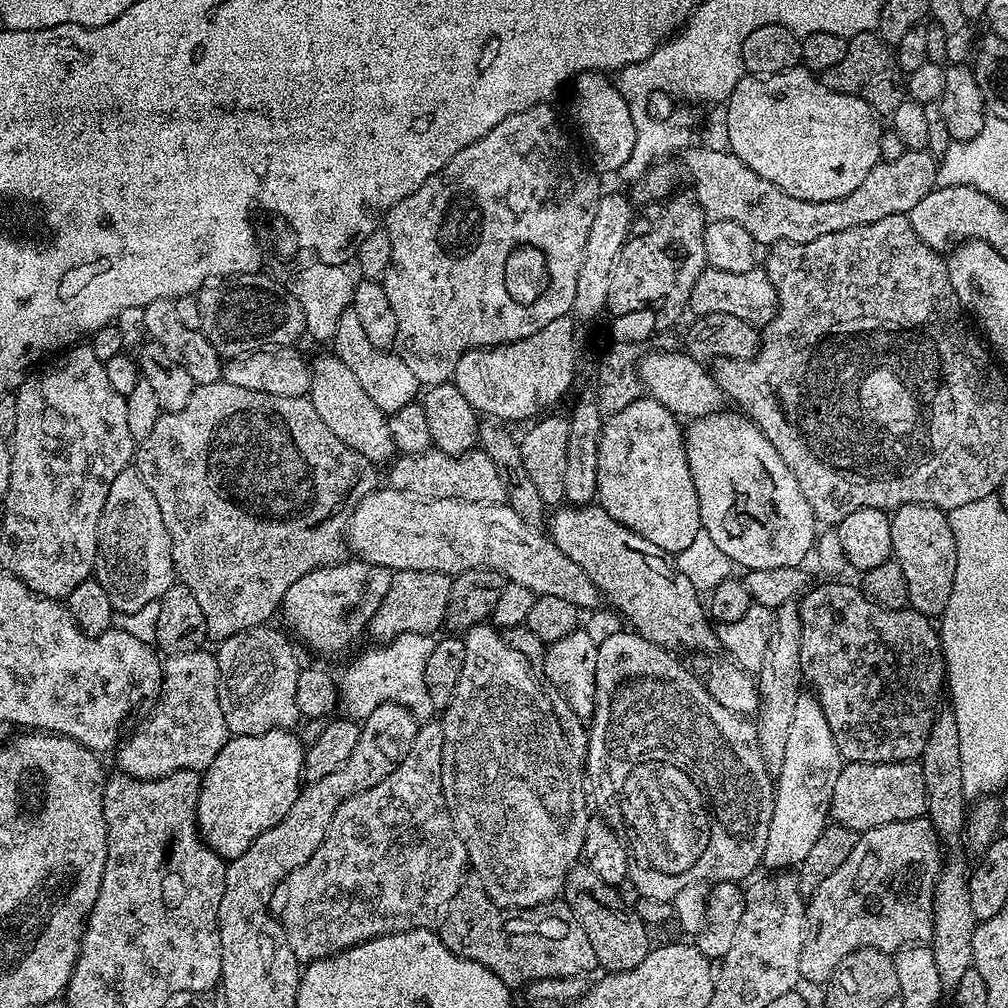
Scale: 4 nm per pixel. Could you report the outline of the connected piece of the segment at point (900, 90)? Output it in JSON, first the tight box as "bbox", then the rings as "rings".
{"bbox":[819,32,906,118],"rings":[[[863,32],[851,37],[846,46],[846,54],[842,54],[842,62],[819,73],[819,77],[830,90],[862,98],[862,102],[866,102],[872,107],[873,112],[884,118],[891,117],[892,112],[898,110],[898,106],[902,106],[902,102],[906,99],[906,74],[898,66],[895,51],[885,44],[876,32]]]}

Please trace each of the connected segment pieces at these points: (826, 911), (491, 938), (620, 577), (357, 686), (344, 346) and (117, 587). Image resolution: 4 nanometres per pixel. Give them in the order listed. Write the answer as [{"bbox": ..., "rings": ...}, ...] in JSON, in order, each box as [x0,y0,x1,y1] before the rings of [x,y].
[{"bbox":[800,816,942,986],"rings":[[[919,816],[913,820],[903,820],[902,822],[890,822],[886,826],[878,826],[869,832],[861,832],[854,850],[850,850],[850,858],[846,858],[846,862],[842,862],[842,866],[838,866],[838,870],[834,870],[834,874],[830,874],[830,878],[826,878],[826,882],[822,882],[822,886],[818,886],[810,893],[810,899],[806,904],[805,926],[807,931],[804,933],[804,945],[801,950],[800,980],[804,982],[809,980],[812,984],[820,984],[819,986],[827,985],[838,966],[838,962],[842,962],[842,958],[854,954],[860,948],[876,948],[880,952],[895,954],[902,948],[931,941],[932,931],[934,930],[934,890],[936,889],[936,879],[940,877],[942,867],[940,848],[942,849],[940,835],[936,833],[936,828],[932,825],[931,820],[924,816]]]},{"bbox":[438,882,597,986],"rings":[[[465,882],[443,913],[438,935],[454,954],[486,966],[486,970],[509,986],[527,986],[534,980],[570,978],[597,971],[594,946],[586,938],[586,930],[582,930],[567,904],[560,902],[555,908],[552,904],[539,904],[537,908],[500,908],[486,894],[483,884]]]},{"bbox":[546,503,718,652],"rings":[[[595,503],[583,506],[560,506],[551,513],[546,524],[547,535],[552,537],[552,541],[566,554],[566,558],[578,562],[582,570],[594,582],[596,589],[612,602],[611,607],[625,621],[628,620],[633,629],[648,640],[654,641],[661,646],[673,646],[681,644],[684,648],[693,648],[696,652],[717,651],[718,641],[716,639],[716,629],[710,619],[705,601],[701,593],[696,591],[695,586],[682,574],[682,570],[676,567],[675,563],[667,555],[656,551],[654,542],[646,542],[638,534],[634,534],[626,526],[622,526],[606,510]]]},{"bbox":[338,634,436,722],"rings":[[[430,634],[398,635],[384,645],[360,655],[344,672],[338,682],[338,698],[349,719],[363,720],[381,704],[402,705],[418,722],[430,720],[436,712],[426,694],[425,672],[435,637]]]},{"bbox":[330,310,422,414],"rings":[[[349,310],[342,314],[338,330],[332,335],[330,347],[339,360],[346,362],[346,367],[354,373],[354,378],[358,378],[358,383],[362,390],[366,390],[370,402],[374,402],[385,414],[396,412],[417,399],[422,386],[418,378],[414,378],[410,366],[406,366],[406,362],[402,362],[395,351],[374,346],[374,342],[366,338],[366,330],[362,330],[362,322],[358,322],[356,312]]]},{"bbox":[94,467,176,612],"rings":[[[135,467],[123,468],[106,494],[106,506],[100,519],[100,537],[96,539],[94,579],[110,594],[116,612],[142,610],[146,602],[160,600],[176,580],[172,564],[172,543],[162,520],[162,510]]]}]

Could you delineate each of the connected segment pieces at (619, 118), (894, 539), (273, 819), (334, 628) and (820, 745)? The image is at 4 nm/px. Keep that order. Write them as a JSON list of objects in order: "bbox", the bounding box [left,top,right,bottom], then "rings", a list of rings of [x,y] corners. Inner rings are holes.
[{"bbox":[571,72,636,174],"rings":[[[581,72],[571,88],[572,116],[592,151],[591,163],[601,173],[604,171],[615,174],[624,165],[626,158],[630,156],[630,150],[634,150],[636,144],[636,127],[632,121],[634,112],[629,101],[622,98],[615,83],[603,72]]]},{"bbox":[890,504,956,618],"rings":[[[903,504],[891,513],[890,542],[893,557],[906,577],[910,607],[929,618],[943,616],[946,602],[950,602],[950,590],[954,590],[956,569],[956,547],[948,512],[933,504]]]},{"bbox":[196,728,306,861],"rings":[[[275,728],[257,736],[232,736],[222,746],[222,750],[218,750],[214,762],[203,769],[196,824],[202,839],[225,861],[238,858],[250,846],[250,842],[258,838],[258,834],[270,830],[270,826],[278,826],[278,822],[286,818],[286,813],[290,811],[290,806],[294,806],[302,787],[305,751],[306,747],[295,731]]]},{"bbox":[282,558,393,656],"rings":[[[345,558],[338,564],[325,564],[324,567],[305,574],[303,578],[298,578],[298,582],[294,582],[290,590],[286,590],[282,616],[284,612],[285,622],[296,631],[295,639],[300,639],[310,651],[321,652],[324,656],[348,652],[369,631],[378,606],[382,606],[382,598],[386,598],[386,590],[390,590],[392,577],[393,573],[389,569],[368,564],[359,558]]]},{"bbox":[762,694,841,870],"rings":[[[802,694],[794,706],[794,722],[786,738],[786,758],[774,776],[774,814],[762,861],[765,869],[792,870],[810,854],[818,834],[830,823],[834,782],[838,782],[841,767],[838,742],[834,742],[834,730],[830,730],[822,706],[815,695]]]}]

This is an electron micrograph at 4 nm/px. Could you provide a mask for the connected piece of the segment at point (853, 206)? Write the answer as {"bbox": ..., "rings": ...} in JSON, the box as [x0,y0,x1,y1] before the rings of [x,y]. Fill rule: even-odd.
{"bbox":[683,146,938,246],"rings":[[[692,146],[683,153],[684,168],[692,179],[691,191],[696,197],[697,204],[708,220],[729,220],[738,222],[738,226],[755,238],[757,245],[771,246],[779,244],[781,240],[786,242],[814,242],[814,238],[822,238],[822,234],[834,234],[838,230],[848,230],[854,226],[862,226],[870,222],[878,222],[878,218],[886,218],[890,214],[907,214],[911,212],[926,194],[932,191],[938,180],[938,160],[927,150],[905,150],[902,158],[893,160],[881,160],[866,174],[866,179],[858,190],[846,194],[846,198],[838,198],[830,202],[810,202],[802,198],[794,198],[783,192],[778,186],[766,182],[750,166],[746,166],[731,151],[718,153],[701,146]]]}

